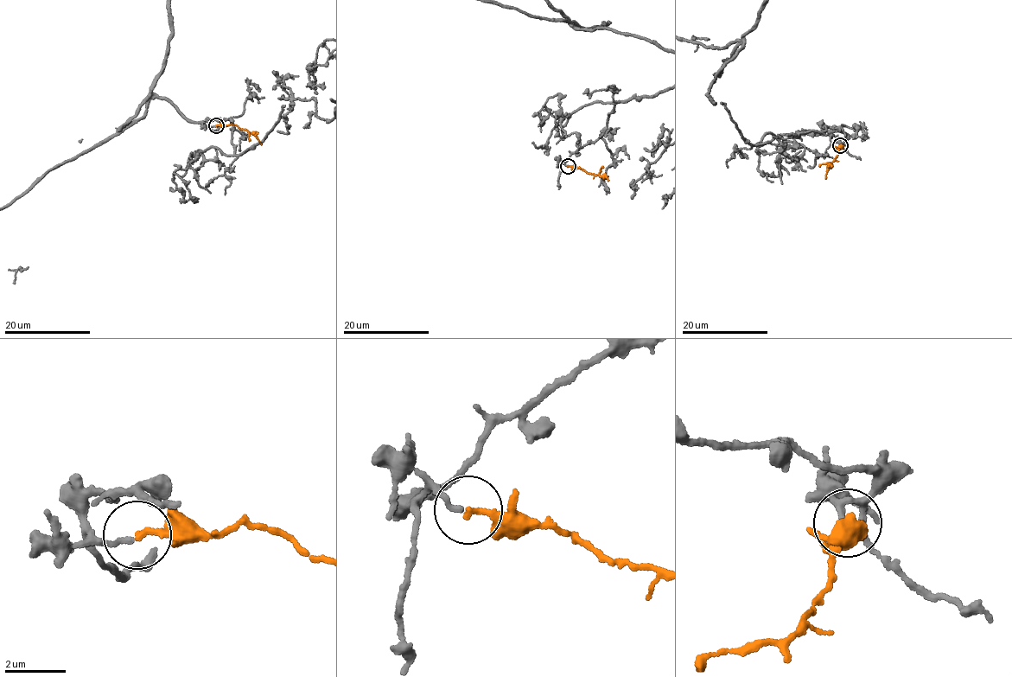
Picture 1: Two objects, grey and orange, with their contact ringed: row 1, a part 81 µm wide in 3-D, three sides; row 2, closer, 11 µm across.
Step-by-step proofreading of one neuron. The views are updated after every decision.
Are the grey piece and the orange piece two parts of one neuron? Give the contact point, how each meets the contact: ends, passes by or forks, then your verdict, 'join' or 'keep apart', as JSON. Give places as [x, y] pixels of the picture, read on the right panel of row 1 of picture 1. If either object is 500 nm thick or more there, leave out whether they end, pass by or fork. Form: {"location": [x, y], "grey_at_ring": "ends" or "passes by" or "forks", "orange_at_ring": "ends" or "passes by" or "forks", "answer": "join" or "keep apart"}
{"location": [840, 145], "grey_at_ring": "ends", "orange_at_ring": "ends", "answer": "join"}

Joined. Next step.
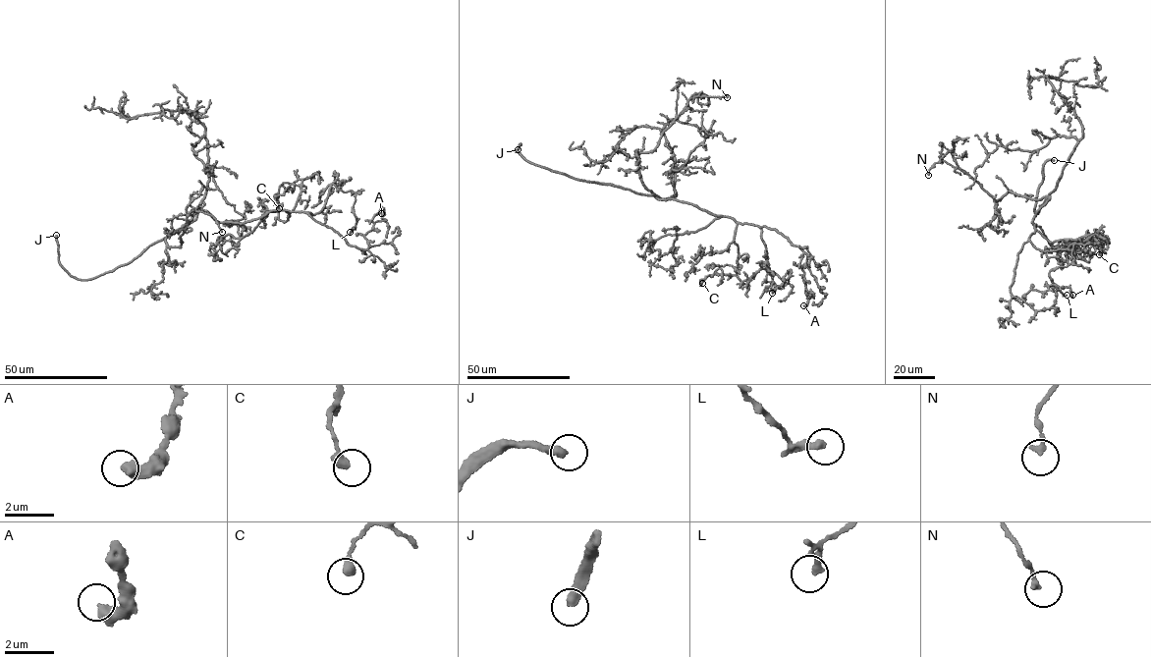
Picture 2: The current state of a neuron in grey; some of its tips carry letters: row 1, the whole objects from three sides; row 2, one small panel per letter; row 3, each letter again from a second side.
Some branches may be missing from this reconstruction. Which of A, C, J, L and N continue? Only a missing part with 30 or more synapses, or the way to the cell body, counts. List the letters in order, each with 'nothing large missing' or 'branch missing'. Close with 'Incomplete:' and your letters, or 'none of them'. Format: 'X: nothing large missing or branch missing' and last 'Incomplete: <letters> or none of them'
A: nothing large missing
C: nothing large missing
J: branch missing
L: nothing large missing
N: nothing large missing
Incomplete: J

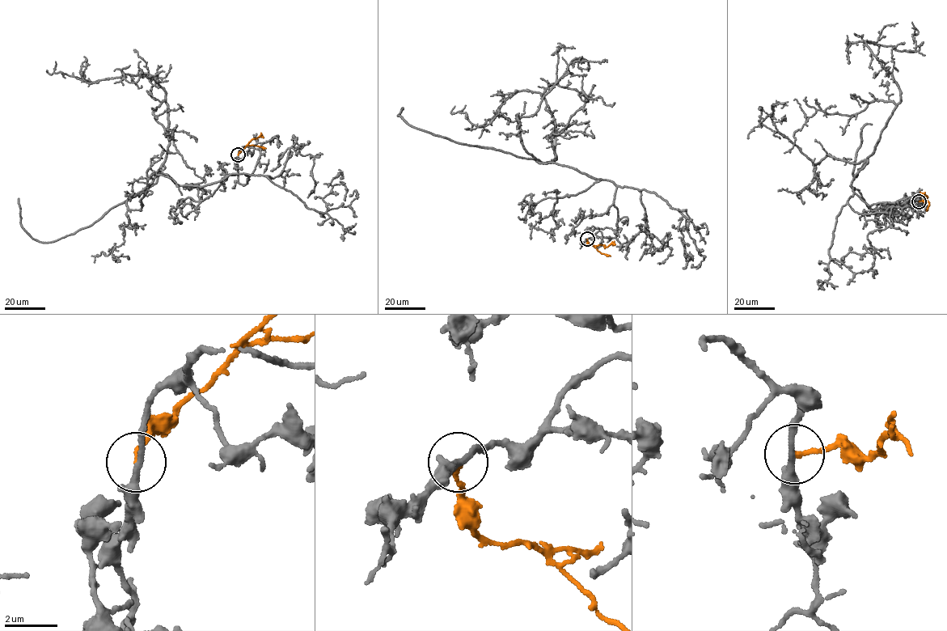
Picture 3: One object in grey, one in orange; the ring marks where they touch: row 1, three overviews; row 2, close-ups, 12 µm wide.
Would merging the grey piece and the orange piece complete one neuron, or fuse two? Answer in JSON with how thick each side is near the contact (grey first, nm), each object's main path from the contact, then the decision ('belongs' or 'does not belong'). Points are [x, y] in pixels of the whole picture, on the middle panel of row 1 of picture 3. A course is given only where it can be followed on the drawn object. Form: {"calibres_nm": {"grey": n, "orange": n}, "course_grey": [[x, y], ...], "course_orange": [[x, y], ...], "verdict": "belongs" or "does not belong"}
{"calibres_nm": {"grey": 240, "orange": 170}, "course_grey": [[587, 239], [615, 236], [616, 187], [537, 160], [556, 158], [543, 95], [517, 91], [480, 126], [454, 106]], "course_orange": [[587, 239], [588, 244], [596, 246], [615, 244]], "verdict": "does not belong"}

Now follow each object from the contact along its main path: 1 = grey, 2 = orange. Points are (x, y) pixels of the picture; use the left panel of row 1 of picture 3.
1: (238, 154), (261, 144), (248, 177), (176, 184), (159, 171), (164, 88), (145, 75), (48, 71)
2: (238, 154), (251, 141), (264, 137)

